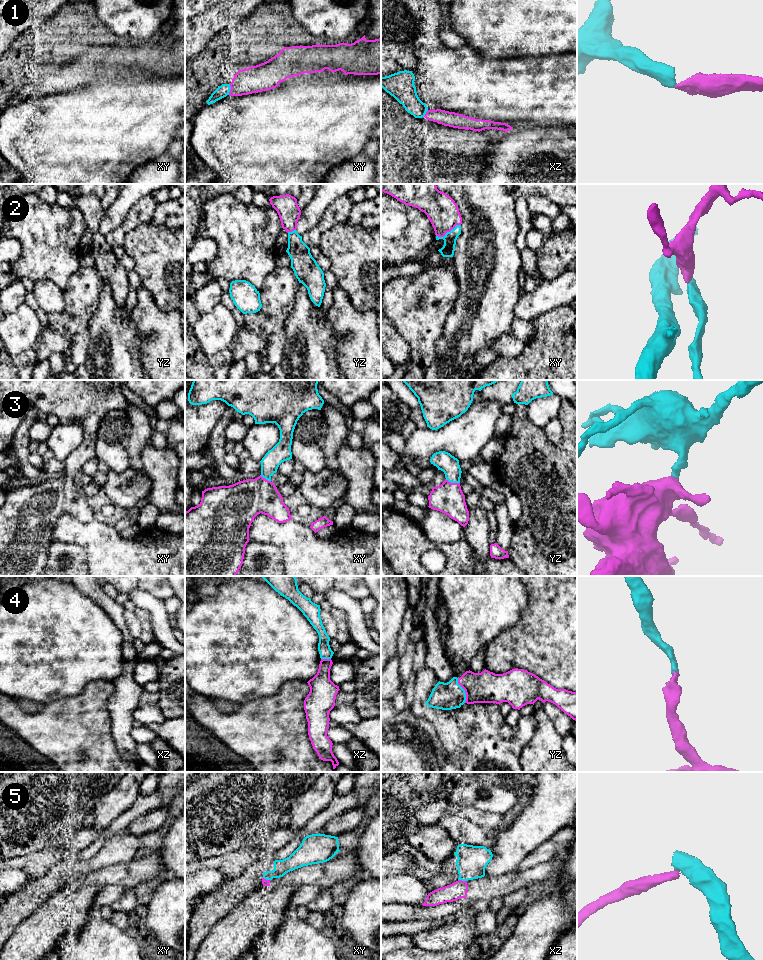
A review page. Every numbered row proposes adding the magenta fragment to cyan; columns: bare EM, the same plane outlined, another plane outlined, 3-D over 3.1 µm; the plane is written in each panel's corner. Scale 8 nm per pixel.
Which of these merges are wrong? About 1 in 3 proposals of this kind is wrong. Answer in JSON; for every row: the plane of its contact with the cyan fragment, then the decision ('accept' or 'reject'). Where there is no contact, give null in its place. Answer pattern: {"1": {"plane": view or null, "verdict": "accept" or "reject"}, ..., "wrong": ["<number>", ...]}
{"1": {"plane": "xy", "verdict": "accept"}, "2": {"plane": "xy", "verdict": "accept"}, "3": {"plane": "yz", "verdict": "accept"}, "4": {"plane": "yz", "verdict": "accept"}, "5": {"plane": "xz", "verdict": "reject"}, "wrong": ["5"]}

